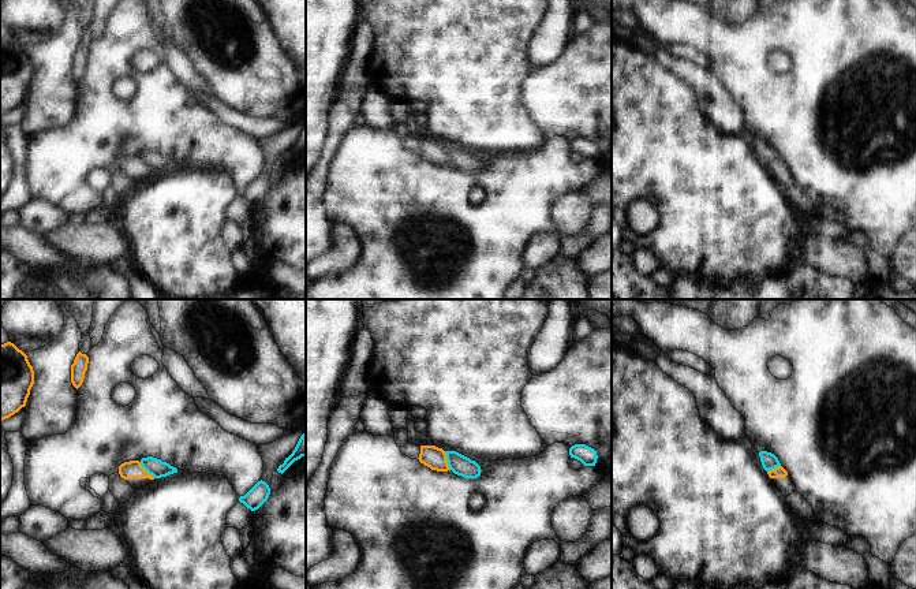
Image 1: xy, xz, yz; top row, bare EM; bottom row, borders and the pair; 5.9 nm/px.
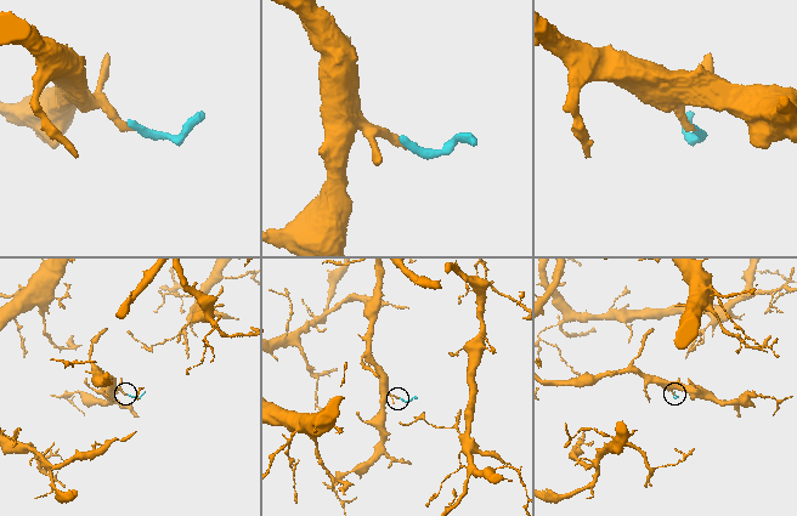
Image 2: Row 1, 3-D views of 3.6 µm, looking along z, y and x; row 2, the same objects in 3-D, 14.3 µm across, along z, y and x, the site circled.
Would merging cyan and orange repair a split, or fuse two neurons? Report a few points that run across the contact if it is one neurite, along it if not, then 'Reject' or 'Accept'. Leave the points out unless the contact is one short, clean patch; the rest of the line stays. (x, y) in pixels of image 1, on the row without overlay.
Line: xz (444, 145), (447, 159), (451, 163). Reject.

